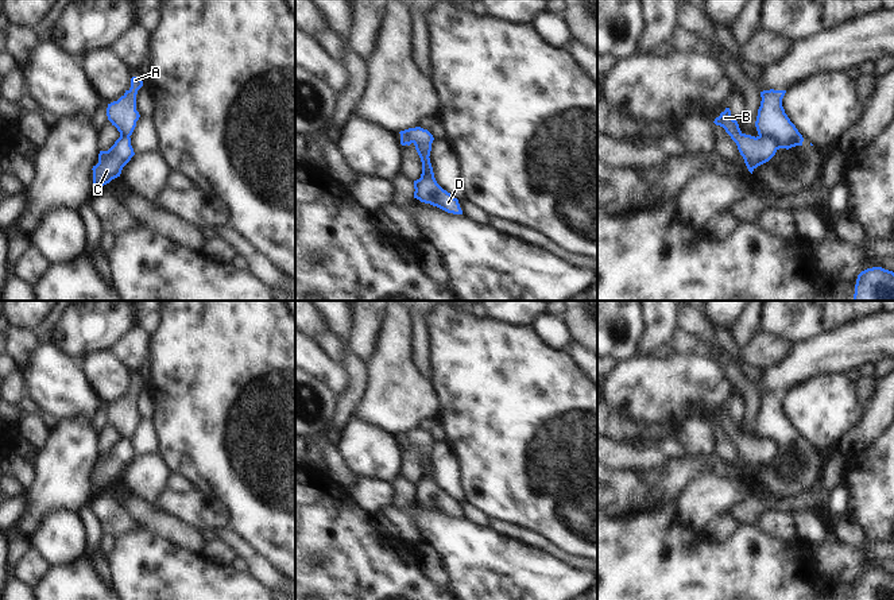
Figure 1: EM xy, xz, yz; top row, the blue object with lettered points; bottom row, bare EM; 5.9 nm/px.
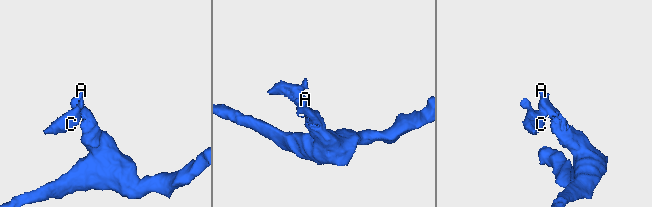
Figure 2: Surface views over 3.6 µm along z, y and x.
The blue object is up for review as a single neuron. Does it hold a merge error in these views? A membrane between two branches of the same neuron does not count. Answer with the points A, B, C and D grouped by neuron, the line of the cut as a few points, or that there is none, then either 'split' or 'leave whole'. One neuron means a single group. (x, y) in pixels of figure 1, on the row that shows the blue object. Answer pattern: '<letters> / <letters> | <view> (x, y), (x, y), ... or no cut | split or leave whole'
A D / B C | yz (759, 135), (773, 138), (777, 148) | split

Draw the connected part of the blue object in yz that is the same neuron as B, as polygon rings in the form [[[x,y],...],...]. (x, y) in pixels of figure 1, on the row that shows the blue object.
[[[725,108],[719,117],[713,121],[716,125],[720,125],[736,143],[740,155],[744,159],[744,163],[748,171],[752,171],[769,162],[777,152],[777,140],[769,136],[751,136],[740,131],[738,121],[731,116],[729,108]]]

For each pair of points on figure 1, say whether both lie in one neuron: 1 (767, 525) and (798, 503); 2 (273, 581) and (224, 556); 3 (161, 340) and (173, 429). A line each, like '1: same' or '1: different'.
1: different
2: different
3: same

